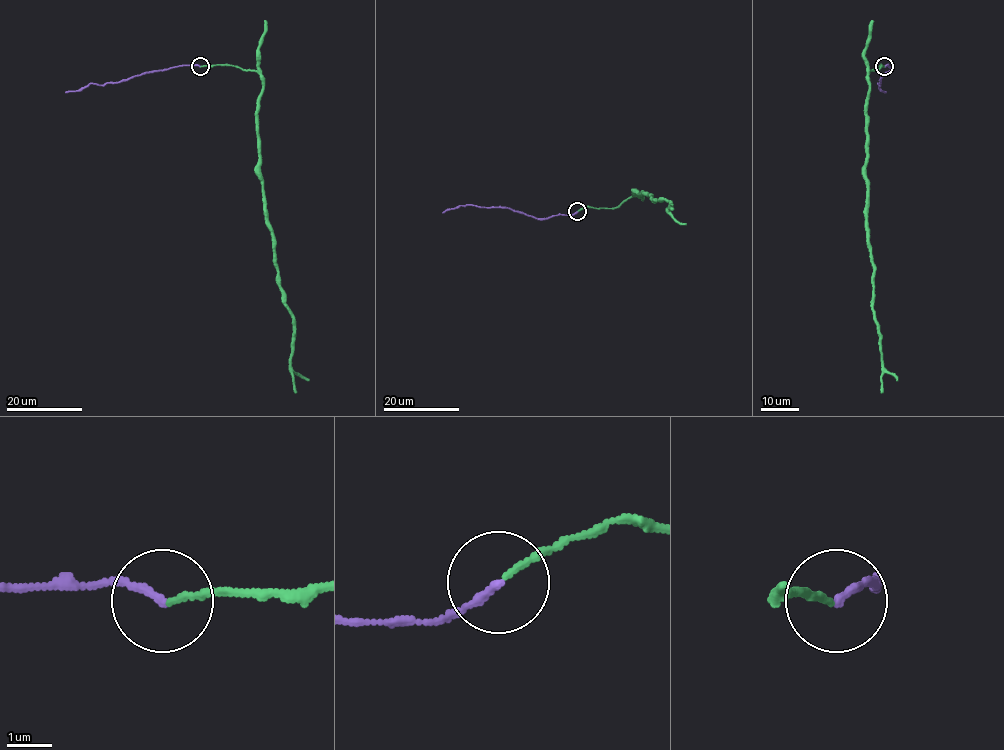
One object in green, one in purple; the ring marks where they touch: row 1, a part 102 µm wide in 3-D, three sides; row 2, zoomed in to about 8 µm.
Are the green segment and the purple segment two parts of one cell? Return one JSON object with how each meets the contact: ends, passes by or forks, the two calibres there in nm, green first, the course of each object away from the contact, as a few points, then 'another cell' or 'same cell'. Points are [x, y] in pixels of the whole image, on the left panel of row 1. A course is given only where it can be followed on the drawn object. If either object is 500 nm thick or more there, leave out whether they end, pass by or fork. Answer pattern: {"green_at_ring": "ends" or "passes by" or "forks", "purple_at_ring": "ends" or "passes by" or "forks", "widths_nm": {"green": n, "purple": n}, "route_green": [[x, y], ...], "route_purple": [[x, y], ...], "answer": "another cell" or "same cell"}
{"green_at_ring": "ends", "purple_at_ring": "ends", "widths_nm": {"green": 140, "purple": 180}, "route_green": [[201, 66], [237, 66], [260, 75], [257, 148], [263, 209], [282, 301], [292, 318], [290, 368], [308, 380]], "route_purple": [[200, 66], [181, 65], [103, 85], [89, 83], [66, 92]], "answer": "same cell"}

